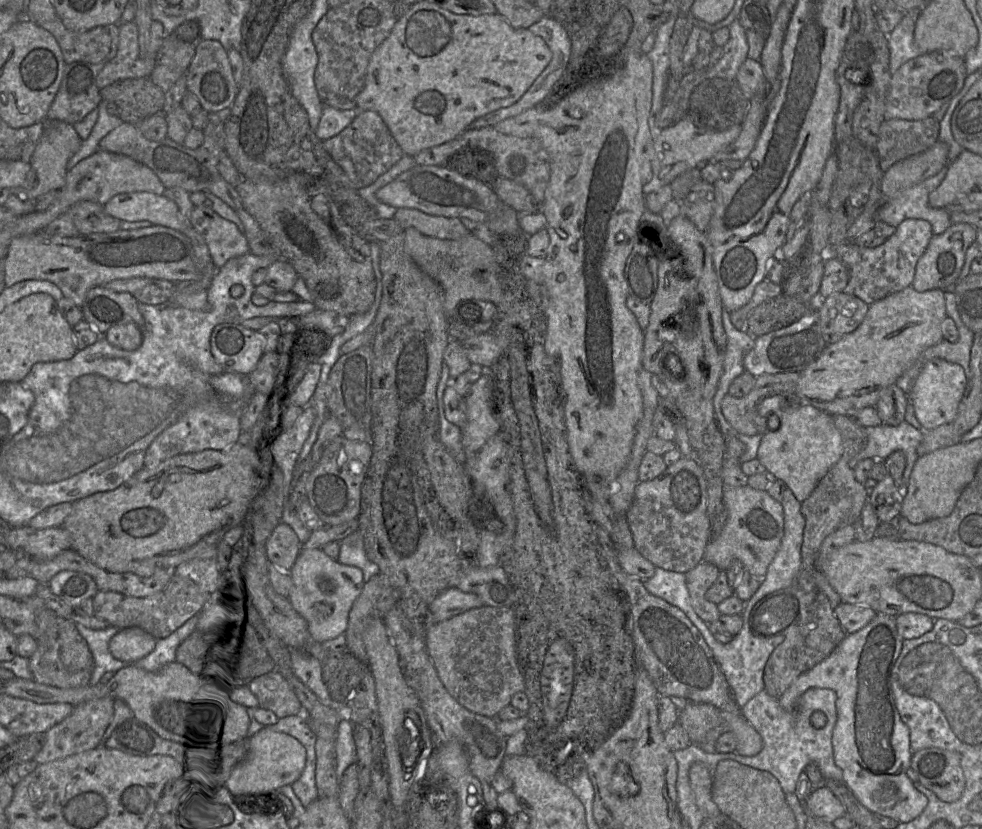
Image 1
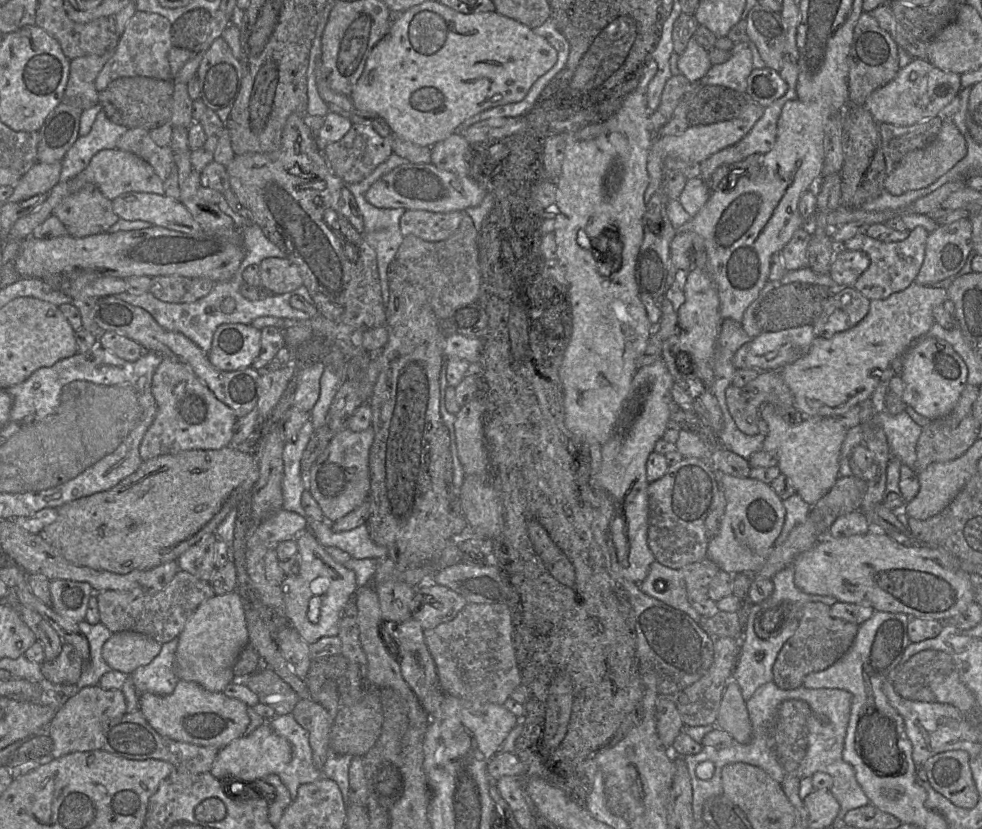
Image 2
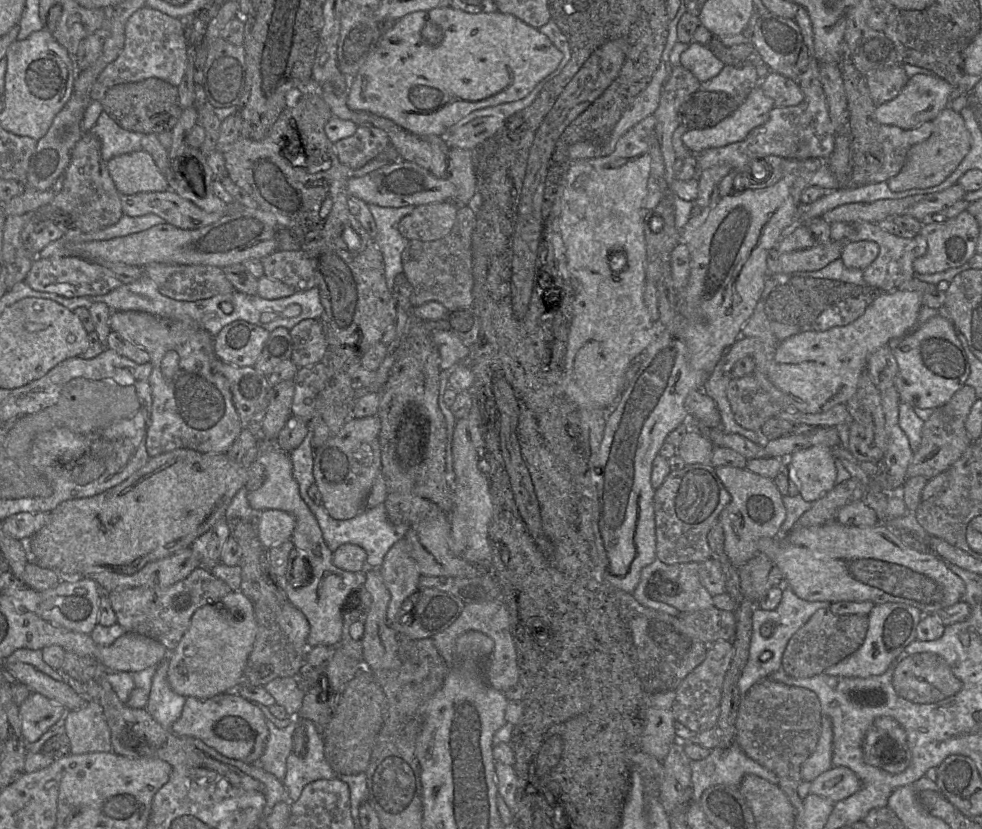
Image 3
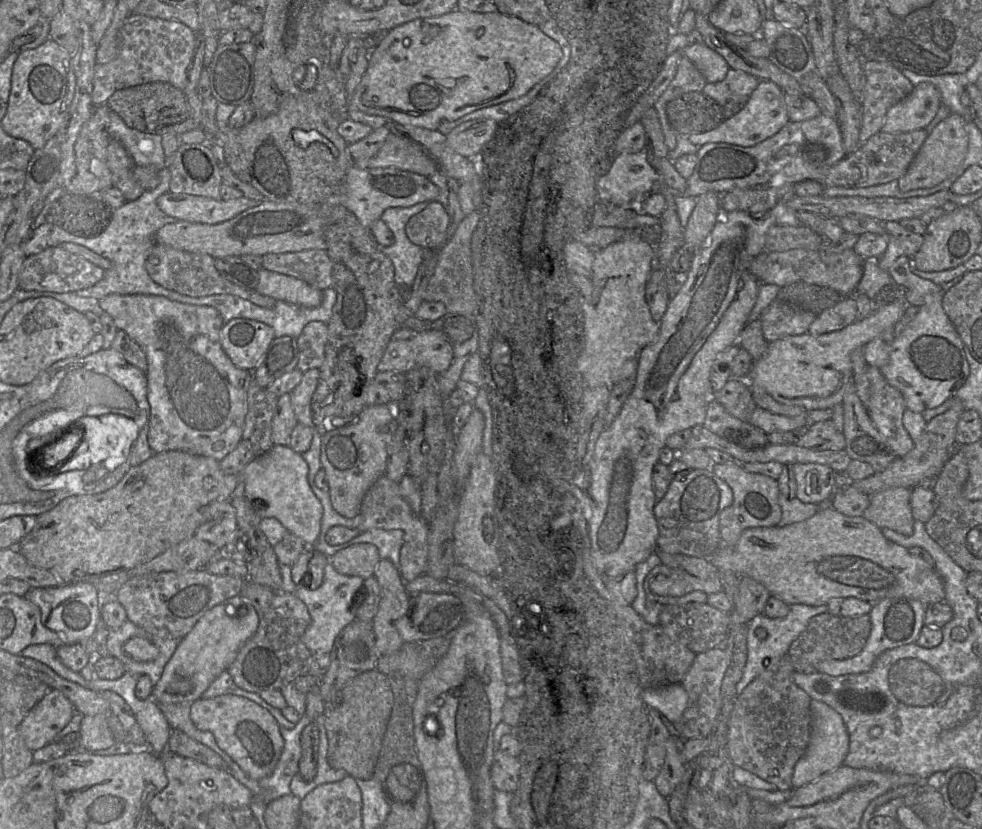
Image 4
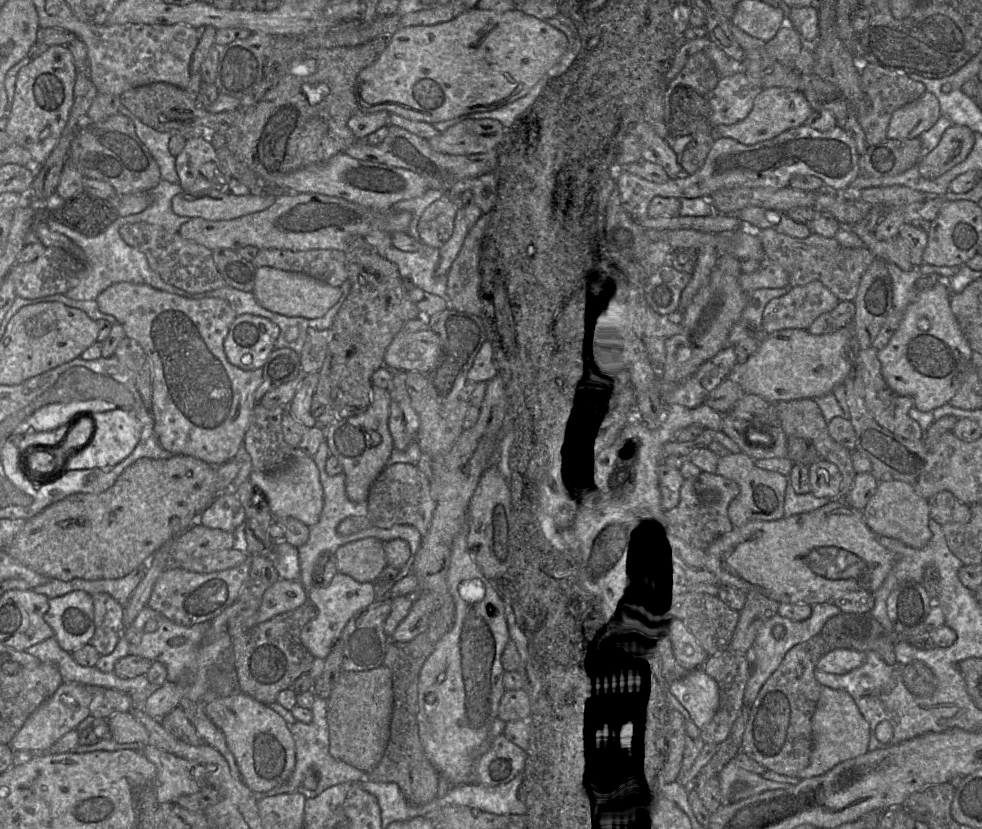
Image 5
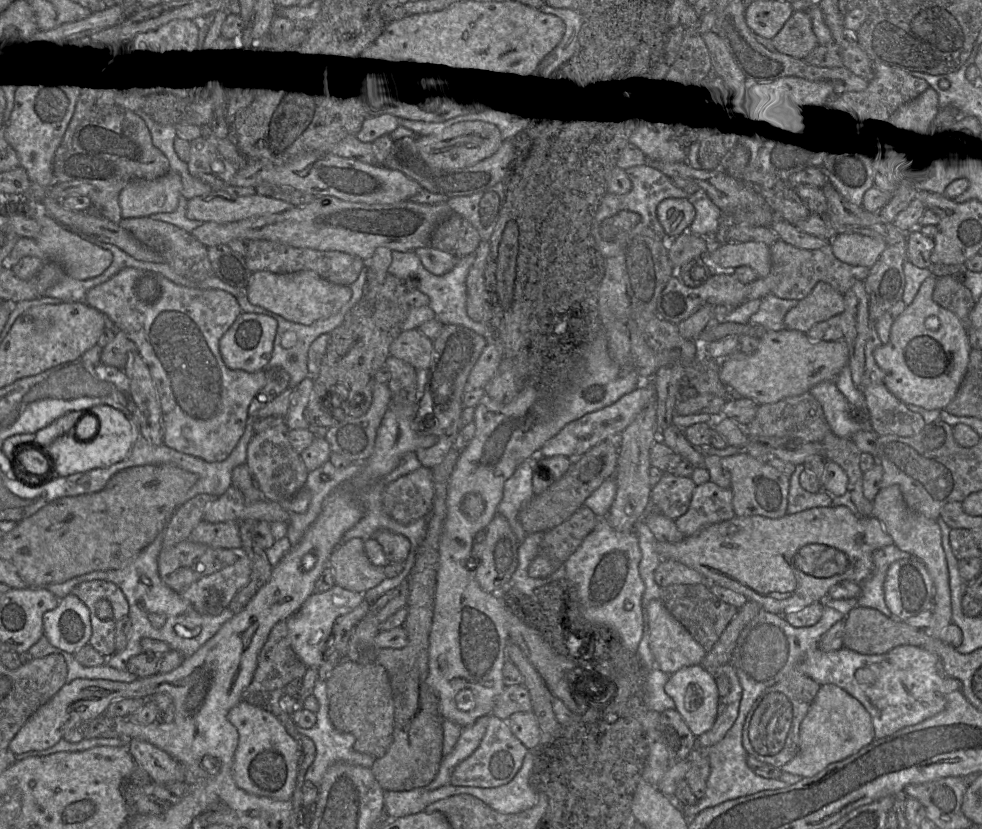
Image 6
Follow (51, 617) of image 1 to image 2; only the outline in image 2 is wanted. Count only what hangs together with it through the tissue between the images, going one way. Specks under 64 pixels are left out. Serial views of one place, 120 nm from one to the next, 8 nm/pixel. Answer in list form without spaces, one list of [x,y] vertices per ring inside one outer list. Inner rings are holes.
[[[63,643],[60,654],[53,660],[45,660],[41,664],[43,676],[51,683],[76,684],[83,672],[84,661],[76,648]]]

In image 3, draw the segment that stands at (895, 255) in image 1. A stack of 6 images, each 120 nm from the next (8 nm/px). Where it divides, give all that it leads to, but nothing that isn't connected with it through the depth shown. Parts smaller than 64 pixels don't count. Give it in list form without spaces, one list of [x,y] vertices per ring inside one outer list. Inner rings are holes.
[[[854,222],[848,224],[846,242],[868,240],[879,246],[876,259],[863,270],[863,278],[868,286],[879,288],[884,292],[891,292],[898,290],[904,282],[914,278],[913,262],[916,258],[924,255],[927,249],[927,242],[920,233],[911,239],[905,239],[880,229],[877,223]]]

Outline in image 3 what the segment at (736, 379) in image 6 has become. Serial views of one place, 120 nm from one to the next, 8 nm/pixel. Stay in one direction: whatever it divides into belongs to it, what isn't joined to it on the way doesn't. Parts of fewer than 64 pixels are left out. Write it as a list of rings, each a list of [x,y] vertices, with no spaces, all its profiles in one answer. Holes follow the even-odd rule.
[[[910,290],[885,292],[855,321],[827,331],[811,329],[793,335],[777,345],[769,366],[771,383],[789,399],[794,410],[816,414],[846,404],[857,390],[869,357],[893,338],[904,336],[916,324],[922,308],[922,293]]]

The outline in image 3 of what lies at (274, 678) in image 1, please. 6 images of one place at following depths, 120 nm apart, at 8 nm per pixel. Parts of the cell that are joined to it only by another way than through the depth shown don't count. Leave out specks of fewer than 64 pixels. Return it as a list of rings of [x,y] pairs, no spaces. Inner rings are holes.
[[[296,677],[273,679],[264,686],[275,699],[275,703],[284,707],[289,717],[297,716],[305,692],[299,687]]]

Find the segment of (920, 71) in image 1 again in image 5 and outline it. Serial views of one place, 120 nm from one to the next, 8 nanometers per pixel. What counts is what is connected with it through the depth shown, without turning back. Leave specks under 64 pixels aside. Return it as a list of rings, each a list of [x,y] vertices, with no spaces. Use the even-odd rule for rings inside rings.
[[[926,91],[918,99],[895,110],[886,136],[889,139],[913,139],[929,130],[941,116],[936,96]]]

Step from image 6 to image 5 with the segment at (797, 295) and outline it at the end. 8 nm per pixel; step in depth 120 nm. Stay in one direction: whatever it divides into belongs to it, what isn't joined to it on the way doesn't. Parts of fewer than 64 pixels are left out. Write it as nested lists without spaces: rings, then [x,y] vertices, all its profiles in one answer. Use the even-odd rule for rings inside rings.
[[[773,229],[756,231],[762,243],[765,260],[780,265],[789,277],[789,286],[804,286],[813,281],[823,283],[839,301],[854,302],[861,278],[875,257],[865,247],[847,248],[834,238],[825,238],[815,233],[804,239],[797,239],[778,233]]]

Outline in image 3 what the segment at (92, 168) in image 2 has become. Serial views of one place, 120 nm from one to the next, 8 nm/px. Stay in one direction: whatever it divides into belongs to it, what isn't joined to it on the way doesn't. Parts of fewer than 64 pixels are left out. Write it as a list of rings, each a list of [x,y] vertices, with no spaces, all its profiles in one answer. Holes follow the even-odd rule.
[[[143,151],[115,156],[107,161],[113,182],[122,195],[166,191],[168,182],[152,156]]]

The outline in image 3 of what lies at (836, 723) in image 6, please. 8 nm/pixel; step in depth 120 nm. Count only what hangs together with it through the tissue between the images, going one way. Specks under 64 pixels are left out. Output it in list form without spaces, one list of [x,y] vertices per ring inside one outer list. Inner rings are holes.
[[[823,716],[821,726],[821,734],[817,747],[801,767],[801,778],[803,781],[813,782],[818,776],[833,767],[832,722],[828,717]]]

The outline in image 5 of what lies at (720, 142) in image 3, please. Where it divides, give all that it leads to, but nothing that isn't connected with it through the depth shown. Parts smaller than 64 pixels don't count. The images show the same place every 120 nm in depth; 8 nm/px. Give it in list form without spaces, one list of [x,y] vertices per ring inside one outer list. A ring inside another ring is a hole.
[[[772,87],[760,90],[749,114],[732,125],[719,125],[711,129],[714,140],[732,138],[744,145],[754,145],[772,139],[782,132],[801,126],[811,115],[813,109],[801,91]]]

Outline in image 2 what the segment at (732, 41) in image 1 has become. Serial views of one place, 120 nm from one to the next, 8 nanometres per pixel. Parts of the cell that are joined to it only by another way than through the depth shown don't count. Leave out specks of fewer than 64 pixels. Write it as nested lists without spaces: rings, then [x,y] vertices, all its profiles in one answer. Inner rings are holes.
[[[740,41],[730,50],[730,58],[721,64],[712,65],[703,76],[700,85],[719,85],[741,93],[746,92],[747,78],[754,69],[749,41]]]

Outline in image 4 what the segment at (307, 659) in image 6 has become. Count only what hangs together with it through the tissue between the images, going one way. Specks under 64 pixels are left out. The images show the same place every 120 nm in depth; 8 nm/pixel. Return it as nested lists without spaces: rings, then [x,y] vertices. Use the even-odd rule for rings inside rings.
[[[330,562],[325,567],[324,580],[315,590],[297,586],[294,594],[308,607],[311,624],[302,636],[302,641],[312,653],[330,653],[338,634],[356,619],[357,608],[363,605],[363,598],[367,597],[364,580],[359,576],[347,576],[335,570]],[[361,591],[355,597],[355,593]]]

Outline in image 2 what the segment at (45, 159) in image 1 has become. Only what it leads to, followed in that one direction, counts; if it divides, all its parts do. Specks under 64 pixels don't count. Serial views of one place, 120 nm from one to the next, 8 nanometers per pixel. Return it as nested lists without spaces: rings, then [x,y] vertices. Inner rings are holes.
[[[62,161],[51,164],[36,162],[14,186],[7,201],[19,203],[38,195],[47,195],[58,184],[61,168]]]

